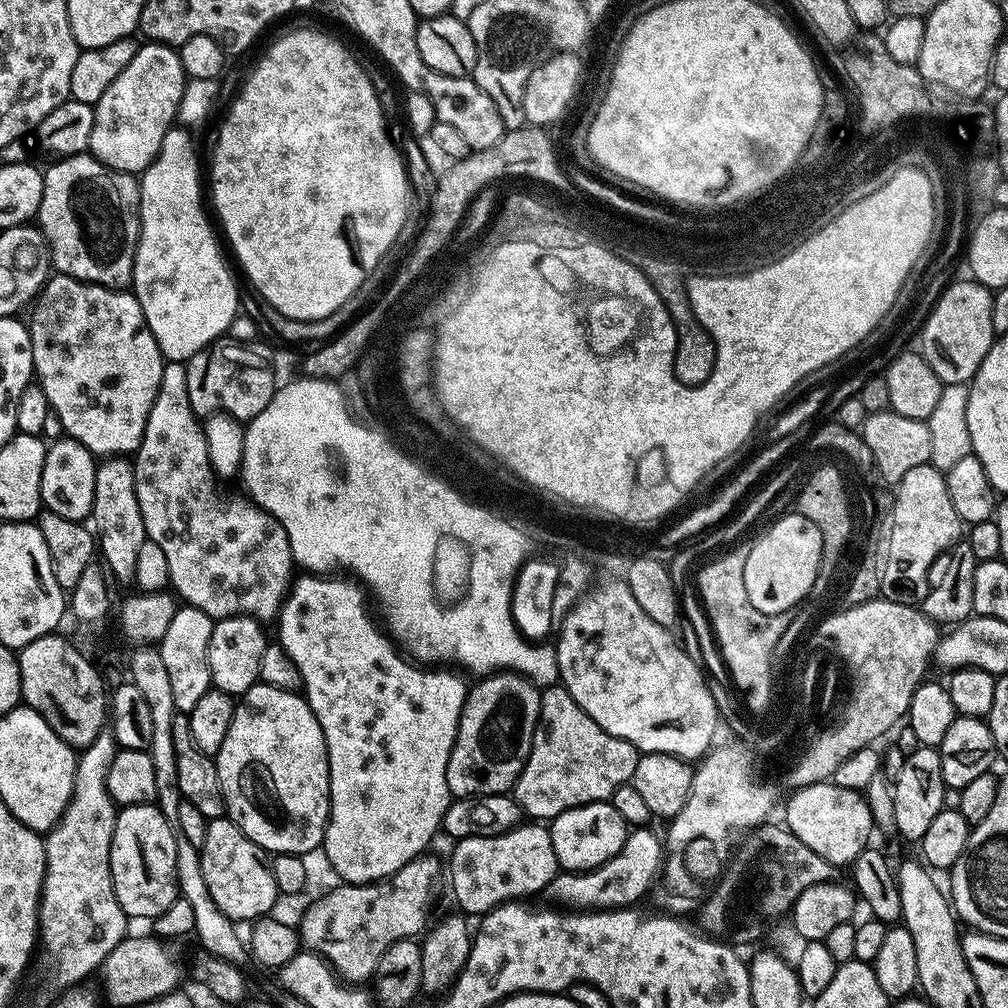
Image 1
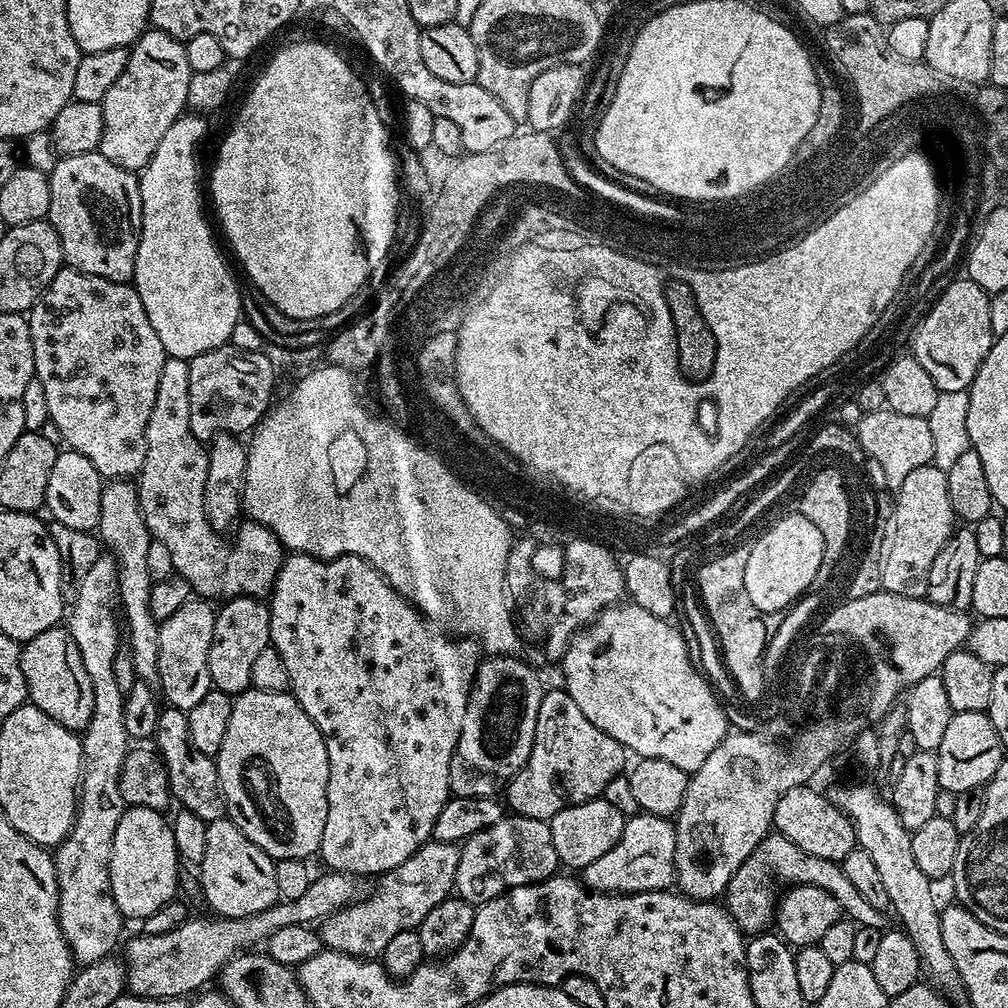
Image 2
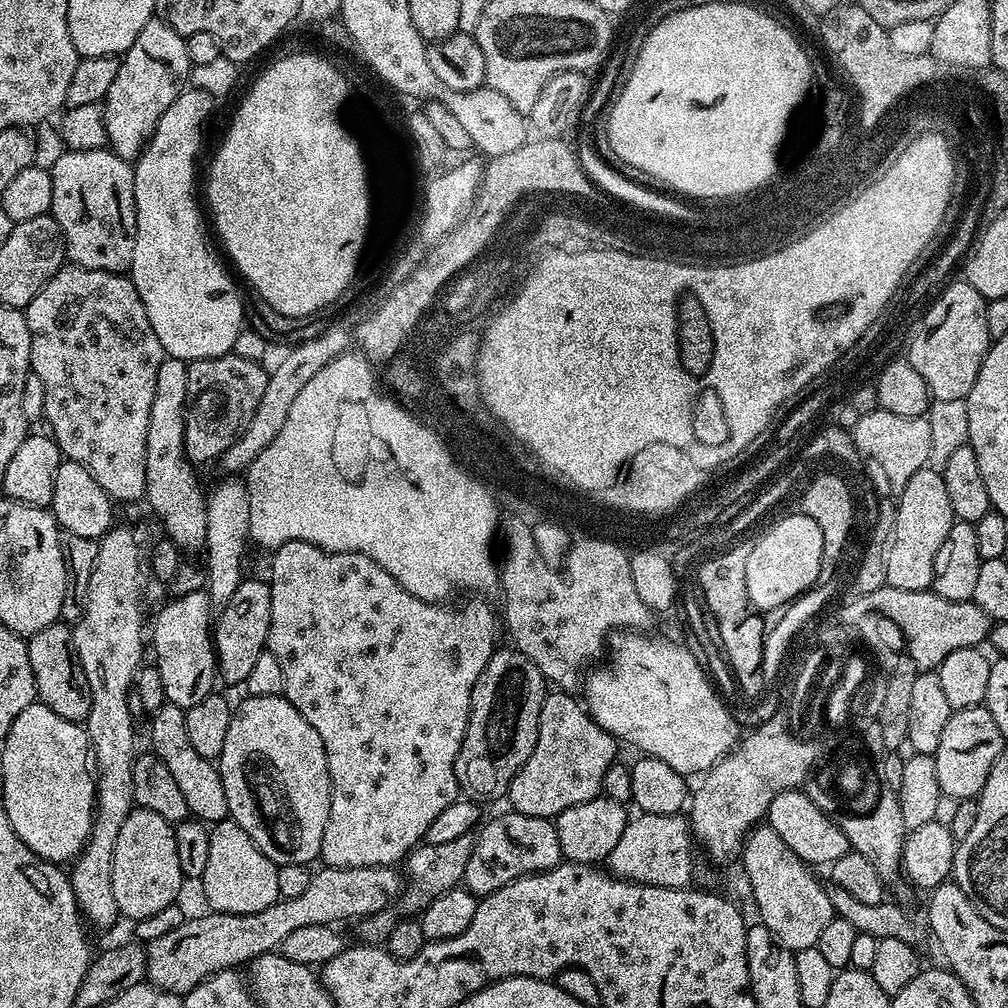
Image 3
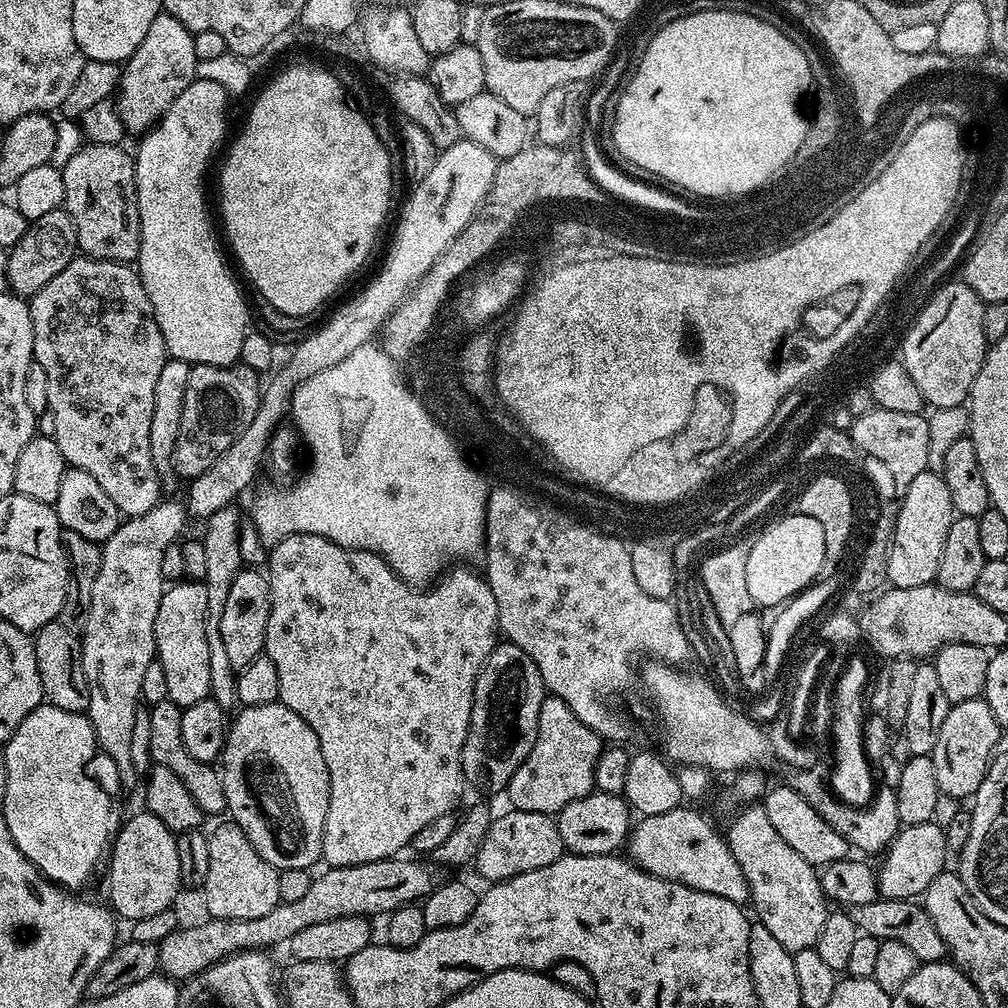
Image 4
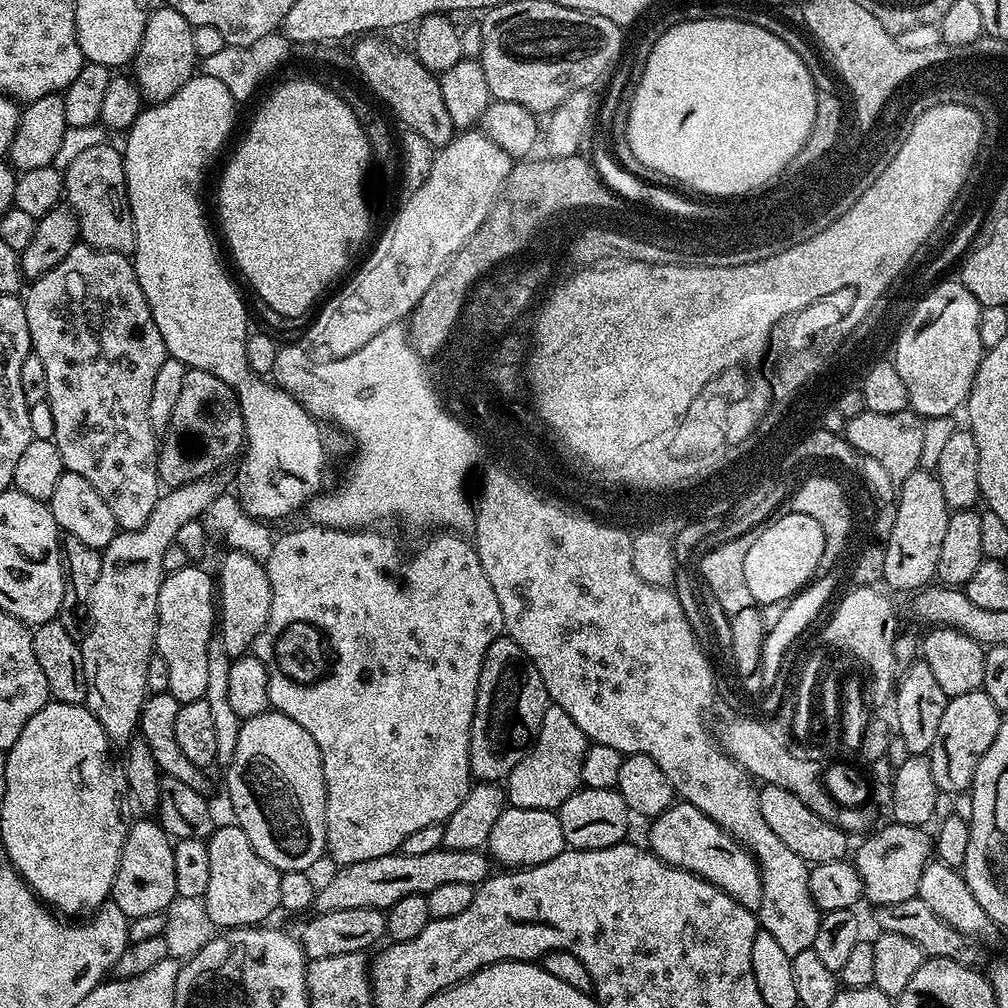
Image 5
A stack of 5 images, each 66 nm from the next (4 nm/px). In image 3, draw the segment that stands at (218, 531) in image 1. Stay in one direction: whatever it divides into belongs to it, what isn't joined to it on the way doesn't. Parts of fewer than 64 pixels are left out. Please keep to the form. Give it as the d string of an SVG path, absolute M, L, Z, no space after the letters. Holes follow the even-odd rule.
M165 358L158 366L158 382L154 382L154 406L150 406L150 426L146 430L146 504L164 523L167 539L177 548L203 549L206 534L205 489L200 489L197 469L184 453L184 410L188 407L186 382L188 364Z

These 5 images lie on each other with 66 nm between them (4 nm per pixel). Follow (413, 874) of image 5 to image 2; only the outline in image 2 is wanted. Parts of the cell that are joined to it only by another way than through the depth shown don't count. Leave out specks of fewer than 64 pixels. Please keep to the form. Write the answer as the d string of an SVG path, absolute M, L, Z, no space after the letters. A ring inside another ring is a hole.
M331 870L325 873L325 876L317 875L313 879L310 890L305 890L299 898L280 900L271 904L266 910L258 914L250 914L246 918L233 920L189 918L182 926L178 926L178 930L170 930L170 934L149 936L137 934L128 945L127 943L123 945L125 948L122 959L128 966L127 991L134 996L155 1000L191 997L207 985L204 984L207 980L217 979L220 967L225 962L253 946L263 945L270 938L270 934L282 930L282 926L315 925L330 914L361 899L365 891L365 881L361 877Z

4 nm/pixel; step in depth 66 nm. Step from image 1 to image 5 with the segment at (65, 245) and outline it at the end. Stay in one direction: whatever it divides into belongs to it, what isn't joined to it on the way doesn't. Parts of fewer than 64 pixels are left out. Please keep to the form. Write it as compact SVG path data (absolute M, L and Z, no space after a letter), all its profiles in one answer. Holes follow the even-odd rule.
M115 143L90 146L79 158L74 158L64 171L64 191L67 203L80 224L80 240L98 250L117 252L123 256L135 253L136 231L128 201L124 173L124 154Z

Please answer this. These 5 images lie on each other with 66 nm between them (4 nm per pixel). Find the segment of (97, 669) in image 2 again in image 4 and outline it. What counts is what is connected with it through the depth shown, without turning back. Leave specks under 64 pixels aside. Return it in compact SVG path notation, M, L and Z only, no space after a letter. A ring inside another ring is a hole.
M161 499L160 503L154 505L150 510L146 510L146 514L141 516L129 516L118 526L118 530L114 530L114 534L102 544L102 562L98 570L98 578L94 578L94 590L90 594L90 614L88 621L82 633L80 641L80 661L82 662L82 670L86 674L86 682L90 690L90 702L88 703L87 717L92 723L92 729L96 735L96 743L101 753L105 752L114 763L120 767L120 772L124 775L124 780L128 784L132 784L138 779L138 773L133 768L130 758L130 734L134 725L134 714L140 705L140 691L142 690L142 678L146 671L146 666L150 666L150 662L156 659L156 639L154 638L154 618L158 618L158 606L162 602L162 594L166 587L166 581L162 574L162 554L166 554L166 550L174 543L181 539L180 531L184 528L184 508L176 500Z

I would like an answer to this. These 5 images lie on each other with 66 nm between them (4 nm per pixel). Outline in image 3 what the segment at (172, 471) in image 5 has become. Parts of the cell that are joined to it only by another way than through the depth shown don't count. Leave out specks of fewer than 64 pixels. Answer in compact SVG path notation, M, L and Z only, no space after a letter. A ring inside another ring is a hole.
M235 354L194 360L188 364L188 381L186 382L186 398L188 407L184 410L184 453L193 465L201 466L207 460L216 460L224 451L231 449L240 439L241 432L247 428L250 418L254 418L254 410L258 410L258 401L266 390L269 369L261 362L250 362L246 358L238 358Z

